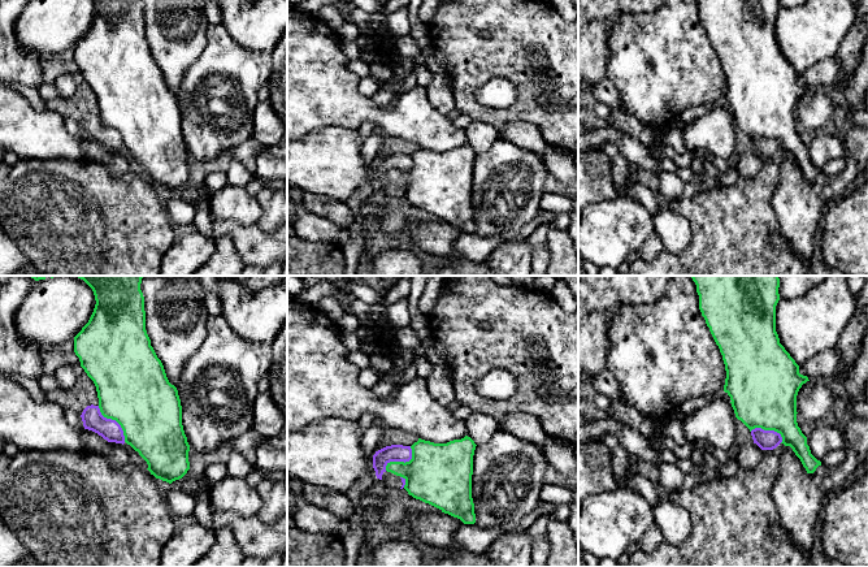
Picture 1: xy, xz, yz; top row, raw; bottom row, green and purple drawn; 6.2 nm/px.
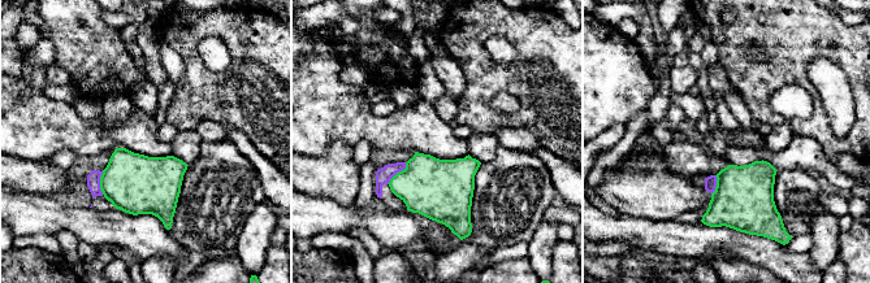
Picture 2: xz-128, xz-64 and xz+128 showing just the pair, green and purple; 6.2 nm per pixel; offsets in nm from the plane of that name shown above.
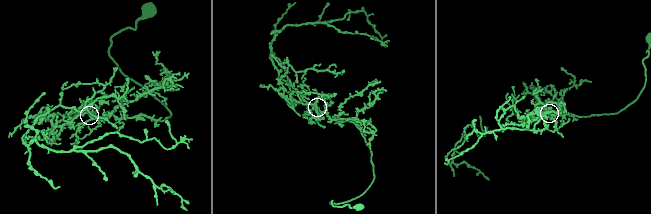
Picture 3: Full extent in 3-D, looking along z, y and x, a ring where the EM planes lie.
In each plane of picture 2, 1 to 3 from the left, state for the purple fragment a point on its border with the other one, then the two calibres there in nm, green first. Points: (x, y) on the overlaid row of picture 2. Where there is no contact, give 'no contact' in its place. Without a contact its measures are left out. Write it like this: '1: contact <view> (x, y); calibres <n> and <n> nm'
1: contact xz-128 (100, 183); calibres 380 and 80 nm
2: contact xz-64 (399, 172); calibres 380 and 100 nm
3: contact xz+128 (717, 184); calibres 380 and 80 nm

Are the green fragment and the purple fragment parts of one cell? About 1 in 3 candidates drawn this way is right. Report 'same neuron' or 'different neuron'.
different neuron

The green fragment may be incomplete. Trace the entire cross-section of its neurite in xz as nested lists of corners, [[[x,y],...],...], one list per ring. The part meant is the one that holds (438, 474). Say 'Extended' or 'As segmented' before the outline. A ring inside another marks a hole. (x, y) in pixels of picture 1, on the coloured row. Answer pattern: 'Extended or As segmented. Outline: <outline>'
As segmented. Outline: [[[465,436],[447,443],[418,438],[409,462],[390,462],[386,471],[405,480],[404,489],[442,512],[474,524],[472,498],[474,441]]]

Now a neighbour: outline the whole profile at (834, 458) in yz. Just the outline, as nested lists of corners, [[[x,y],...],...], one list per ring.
[[[843,447],[828,453],[820,462],[826,467],[838,467],[845,462],[846,456],[847,451],[846,447]]]

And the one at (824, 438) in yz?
[[[815,425],[812,433],[807,437],[807,445],[811,454],[821,460],[828,453],[846,447],[843,432],[836,427]]]

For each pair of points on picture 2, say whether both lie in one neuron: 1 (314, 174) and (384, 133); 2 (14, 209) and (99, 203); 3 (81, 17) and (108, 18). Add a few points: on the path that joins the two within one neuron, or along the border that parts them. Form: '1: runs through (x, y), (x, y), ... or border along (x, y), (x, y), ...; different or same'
1: border along (353, 146), (345, 142), (332, 142), (323, 155); different
2: border along (113, 207), (105, 210), (94, 210), (91, 208); different
3: border along (100, 13), (100, 17), (108, 25), (118, 30); different

